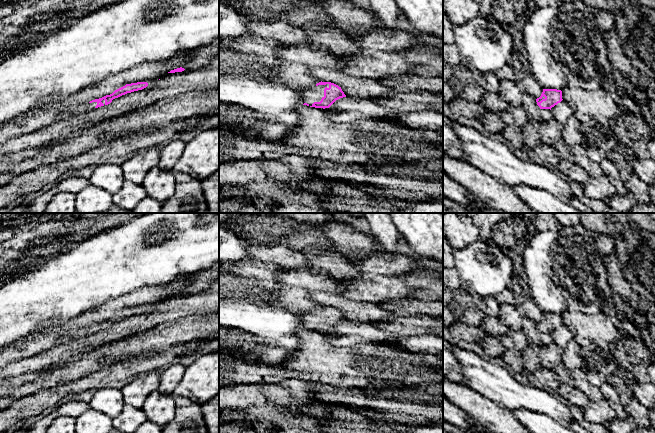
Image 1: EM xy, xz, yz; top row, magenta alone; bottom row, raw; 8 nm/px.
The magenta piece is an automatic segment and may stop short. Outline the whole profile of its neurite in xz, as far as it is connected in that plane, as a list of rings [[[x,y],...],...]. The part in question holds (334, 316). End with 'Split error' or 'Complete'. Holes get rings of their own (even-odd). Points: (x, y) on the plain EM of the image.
[[[319,306],[313,312],[301,313],[303,329],[329,332],[336,324],[346,321],[341,311],[331,306]]]. Split error

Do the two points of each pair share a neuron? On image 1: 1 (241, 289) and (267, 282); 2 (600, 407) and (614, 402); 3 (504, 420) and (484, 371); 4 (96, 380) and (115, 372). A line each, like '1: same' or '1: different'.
1: same
2: different
3: different
4: same

